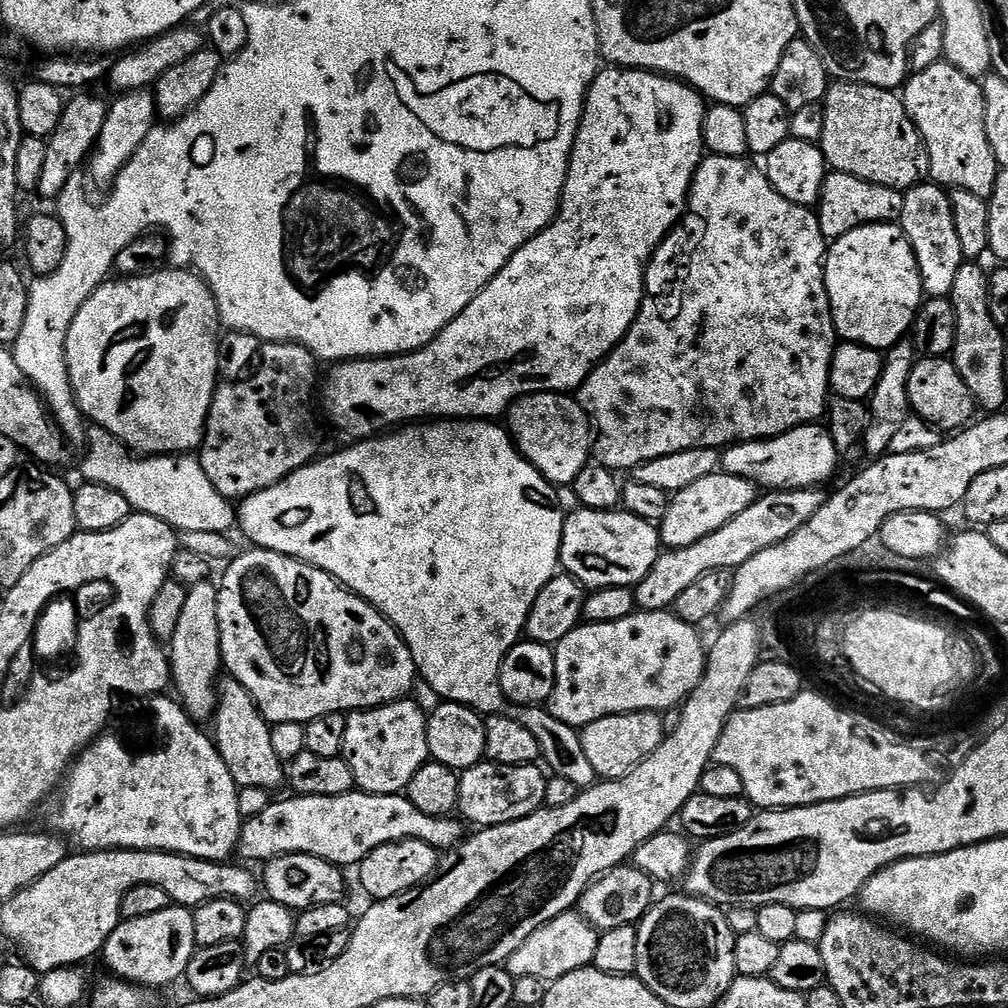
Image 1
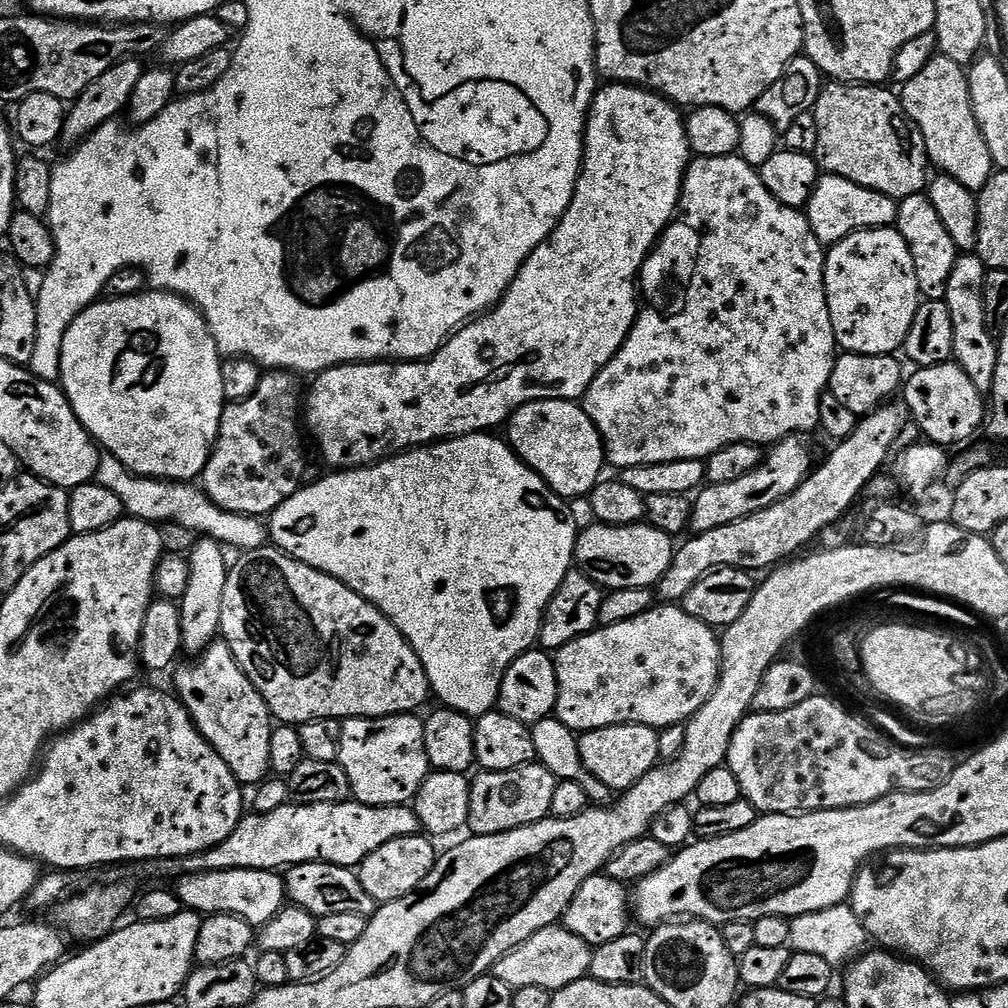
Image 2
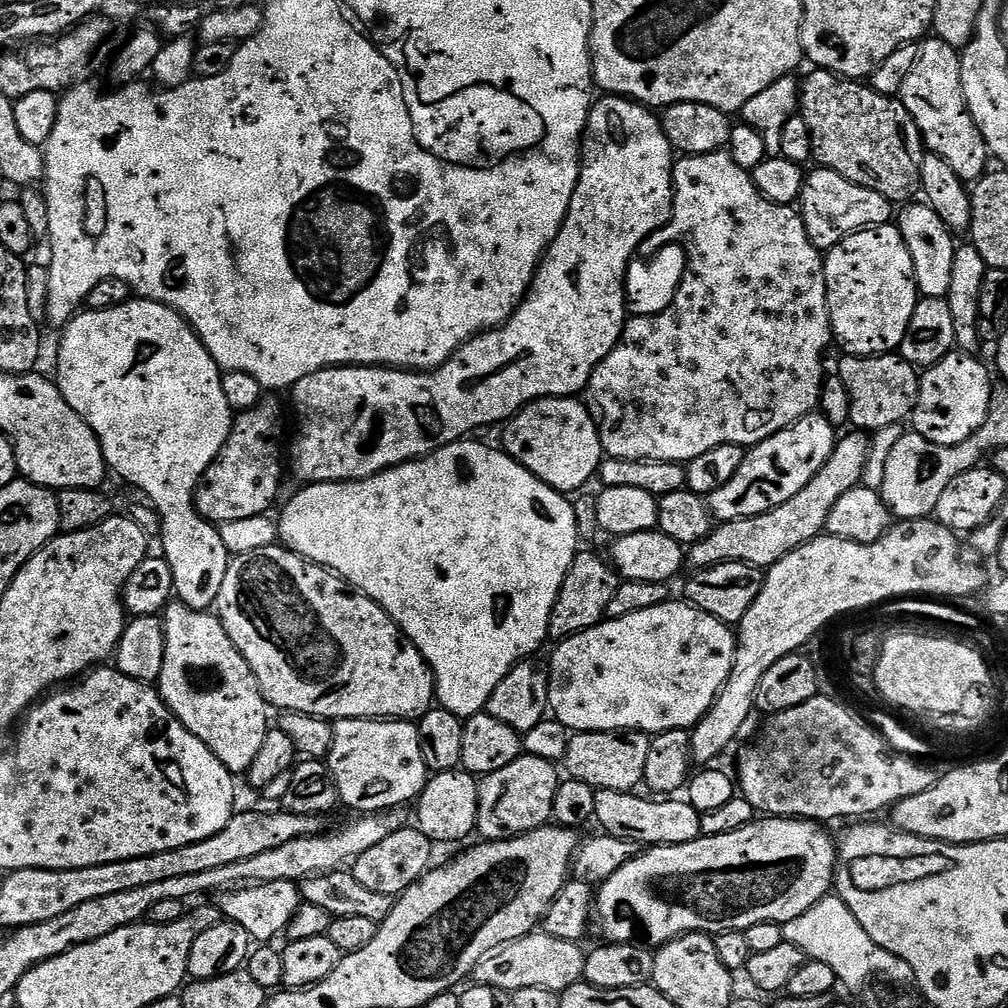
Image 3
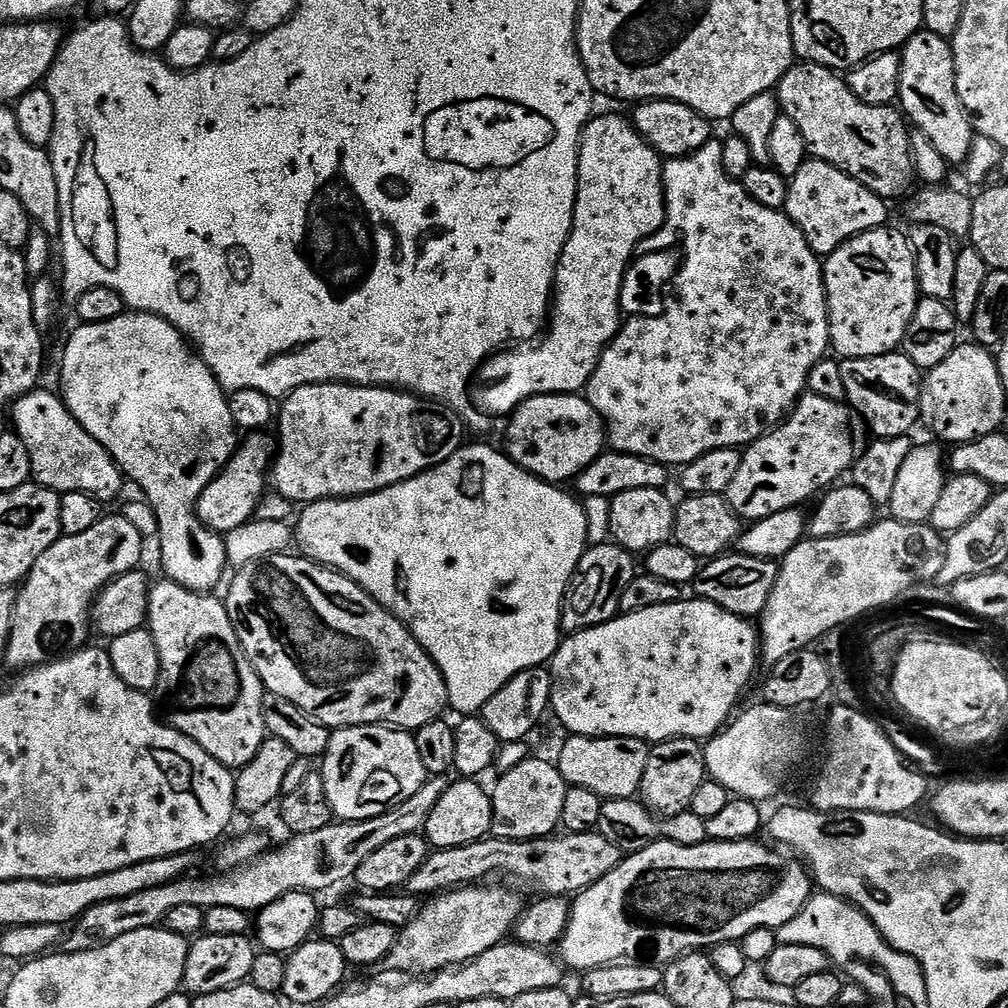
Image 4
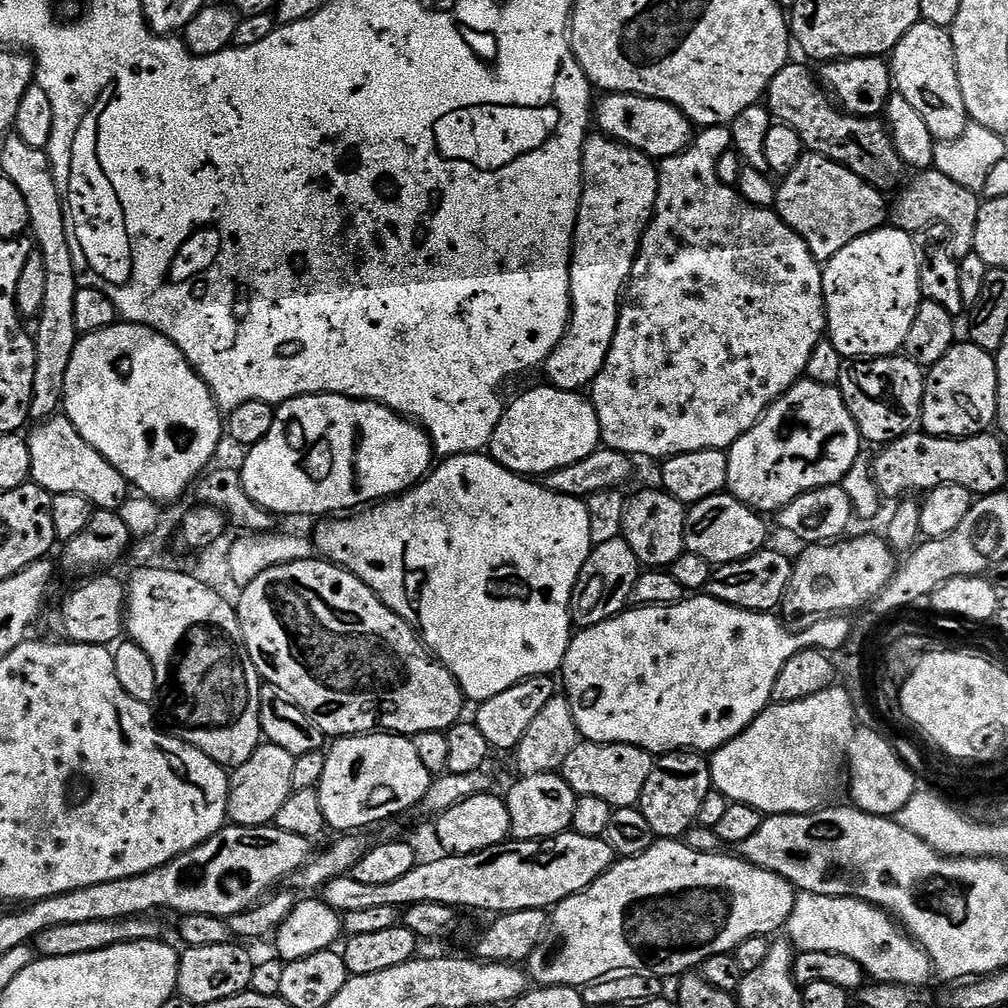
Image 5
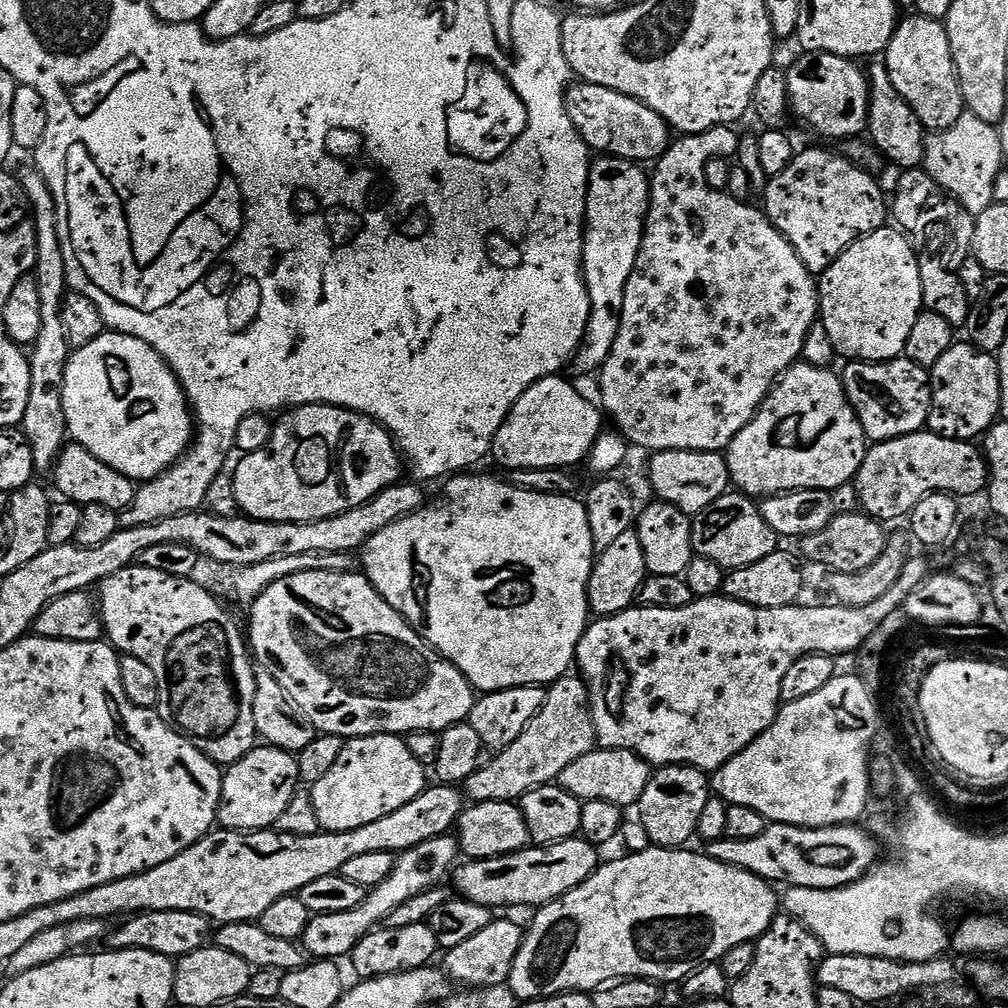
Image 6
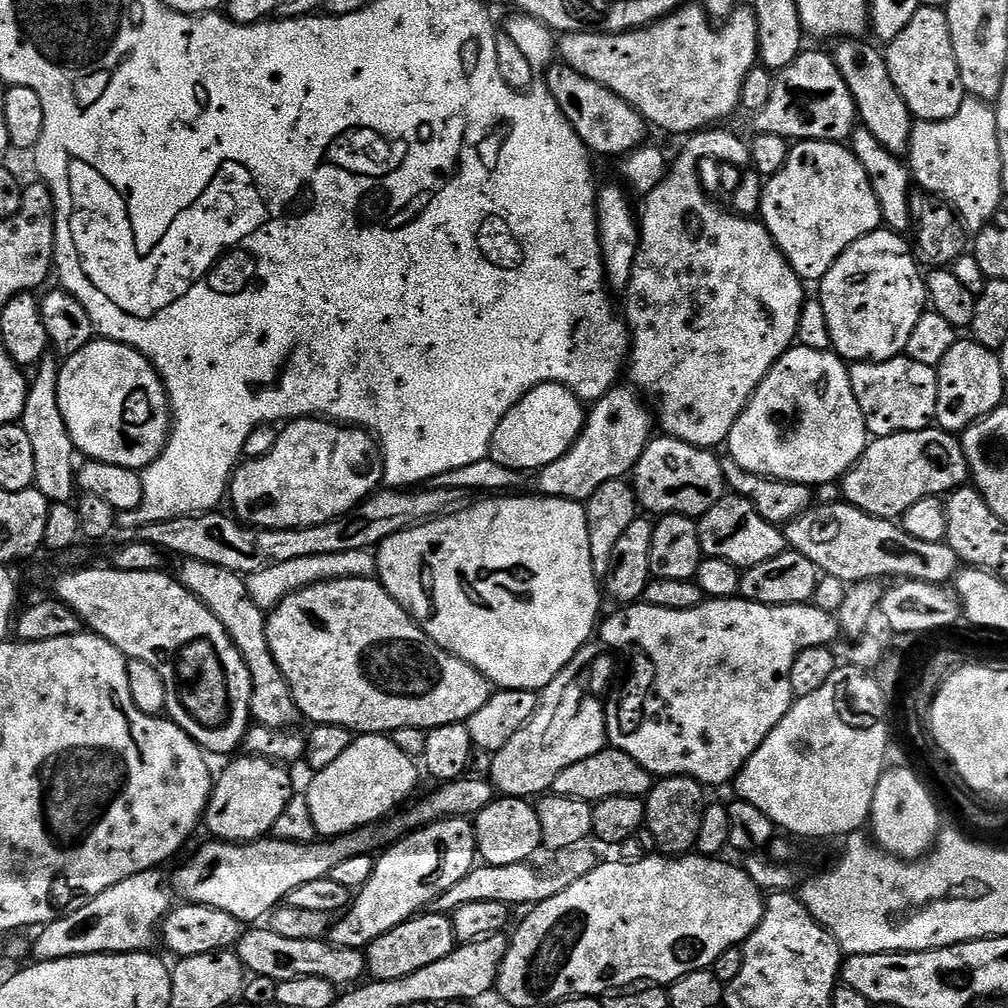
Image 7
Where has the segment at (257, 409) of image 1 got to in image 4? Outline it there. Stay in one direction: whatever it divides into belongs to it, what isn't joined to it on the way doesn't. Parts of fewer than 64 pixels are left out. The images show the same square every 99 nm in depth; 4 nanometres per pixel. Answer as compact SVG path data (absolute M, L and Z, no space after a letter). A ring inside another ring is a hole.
M263 431L245 435L223 470L202 490L196 503L198 518L211 532L227 534L251 521L260 500L270 488L270 469L274 463L274 440Z

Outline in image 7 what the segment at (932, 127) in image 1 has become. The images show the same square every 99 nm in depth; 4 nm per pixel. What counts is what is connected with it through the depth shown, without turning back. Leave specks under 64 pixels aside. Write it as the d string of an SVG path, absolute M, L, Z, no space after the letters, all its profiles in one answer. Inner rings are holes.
M922 6L910 18L906 30L898 38L887 41L884 57L898 86L898 94L906 102L917 121L954 118L966 99L962 78L958 74L958 62L954 58L954 42L950 38L950 22L943 8Z

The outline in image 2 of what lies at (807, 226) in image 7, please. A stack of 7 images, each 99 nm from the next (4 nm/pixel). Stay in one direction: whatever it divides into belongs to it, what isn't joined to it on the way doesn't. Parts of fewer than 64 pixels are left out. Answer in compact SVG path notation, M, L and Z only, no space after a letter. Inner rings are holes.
M824 174L814 186L814 194L810 194L806 215L818 242L831 246L842 242L850 234L864 232L867 228L893 227L897 207L897 201L891 200L886 194L878 194L878 190L858 186L858 182L850 182L841 176Z

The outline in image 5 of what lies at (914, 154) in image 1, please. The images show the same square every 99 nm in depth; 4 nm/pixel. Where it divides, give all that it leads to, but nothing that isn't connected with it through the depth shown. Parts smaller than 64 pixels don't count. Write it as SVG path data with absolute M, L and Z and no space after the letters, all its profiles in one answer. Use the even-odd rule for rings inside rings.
M789 62L774 74L766 93L766 107L773 121L790 126L790 130L798 130L806 142L816 140L815 151L819 155L846 166L846 170L858 174L858 178L870 186L889 190L906 175L902 158L898 158L898 150L894 150L887 123L875 116L851 116L841 110L818 83L814 72L804 64Z

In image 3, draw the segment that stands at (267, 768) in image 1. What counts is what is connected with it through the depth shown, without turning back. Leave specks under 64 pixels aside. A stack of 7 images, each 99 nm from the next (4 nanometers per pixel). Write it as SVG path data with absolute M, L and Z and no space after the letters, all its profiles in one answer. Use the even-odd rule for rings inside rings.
M173 602L162 613L164 633L167 636L166 662L162 664L162 674L158 681L160 697L166 706L194 734L212 751L226 766L226 770L233 774L247 774L250 766L262 750L262 742L266 742L266 734L270 727L268 712L270 705L264 699L262 690L258 686L258 678L250 670L246 658L230 642L230 634L222 626L219 615L211 611L199 612L190 606Z

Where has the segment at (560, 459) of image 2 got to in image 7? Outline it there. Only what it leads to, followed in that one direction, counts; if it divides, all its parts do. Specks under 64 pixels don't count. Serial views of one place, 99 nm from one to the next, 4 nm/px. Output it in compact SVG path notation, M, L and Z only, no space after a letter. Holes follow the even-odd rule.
M540 384L531 388L498 422L498 430L494 430L492 445L488 451L491 460L498 462L498 466L506 466L510 470L518 470L529 474L539 473L540 469L550 466L550 462L558 462L584 429L586 419L585 405L563 384Z

